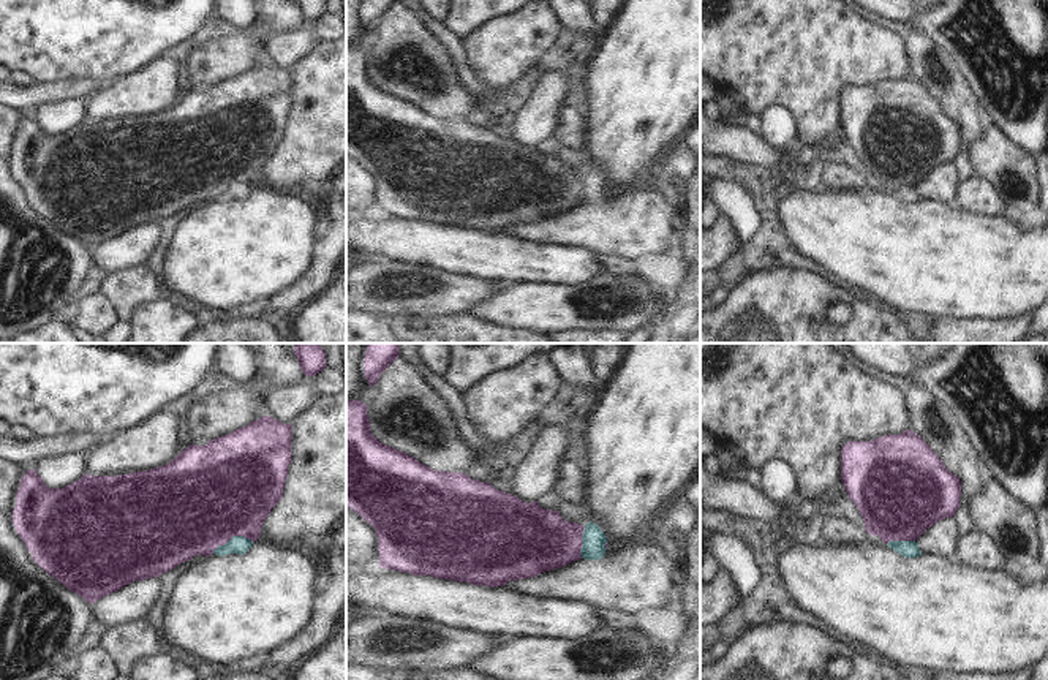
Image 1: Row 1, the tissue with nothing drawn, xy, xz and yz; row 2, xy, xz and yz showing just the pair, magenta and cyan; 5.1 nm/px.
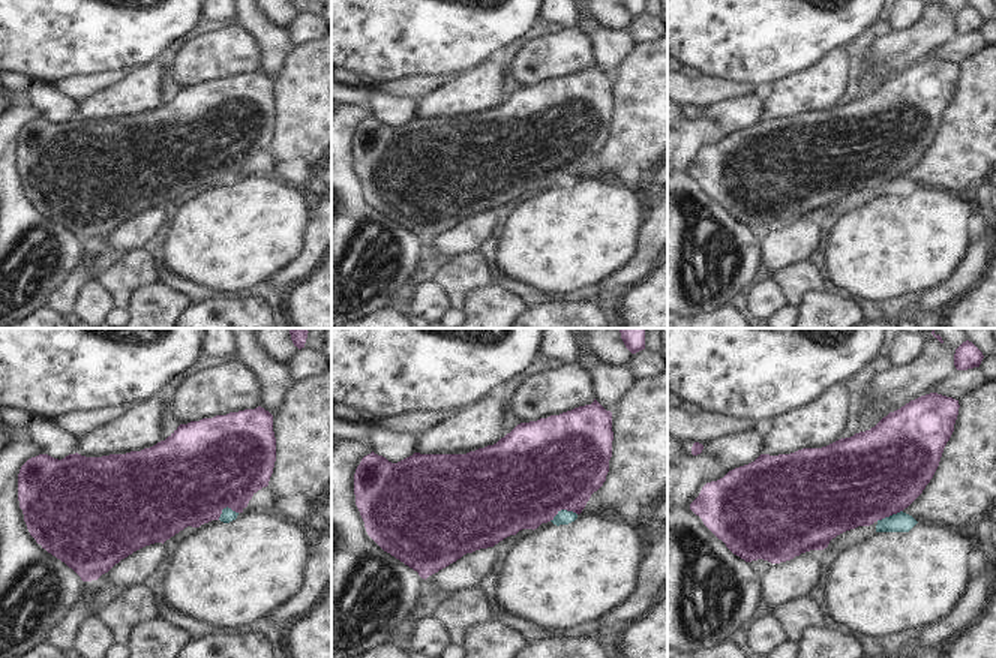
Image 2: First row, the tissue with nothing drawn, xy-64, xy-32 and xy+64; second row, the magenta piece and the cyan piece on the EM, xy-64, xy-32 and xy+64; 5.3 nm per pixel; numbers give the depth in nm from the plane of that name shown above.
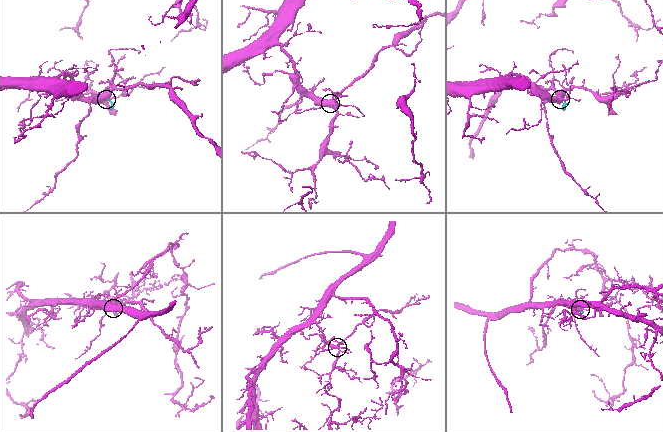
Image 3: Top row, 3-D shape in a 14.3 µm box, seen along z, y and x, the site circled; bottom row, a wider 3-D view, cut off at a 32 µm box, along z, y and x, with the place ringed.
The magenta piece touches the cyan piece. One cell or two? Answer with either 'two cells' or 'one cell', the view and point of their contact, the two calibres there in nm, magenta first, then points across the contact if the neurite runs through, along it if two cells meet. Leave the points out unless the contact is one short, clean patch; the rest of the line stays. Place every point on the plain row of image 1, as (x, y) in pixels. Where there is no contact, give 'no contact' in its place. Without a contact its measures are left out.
two cells; contact xy (231, 182); calibres 500 and 100 nm; border xy (252, 187), (242, 182), (231, 182), (212, 198)

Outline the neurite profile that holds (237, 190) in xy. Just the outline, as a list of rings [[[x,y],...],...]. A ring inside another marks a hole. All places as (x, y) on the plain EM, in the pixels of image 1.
[[[232,182],[224,191],[218,191],[213,195],[215,201],[228,201],[228,199],[245,199],[251,193],[251,187],[243,182]]]

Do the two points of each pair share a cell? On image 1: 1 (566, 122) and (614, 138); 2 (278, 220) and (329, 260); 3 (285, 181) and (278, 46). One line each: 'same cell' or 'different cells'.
1: different cells
2: different cells
3: different cells

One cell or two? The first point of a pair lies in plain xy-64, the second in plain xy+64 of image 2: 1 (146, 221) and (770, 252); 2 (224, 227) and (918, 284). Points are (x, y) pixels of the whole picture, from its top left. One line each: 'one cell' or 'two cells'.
1: one cell
2: one cell

